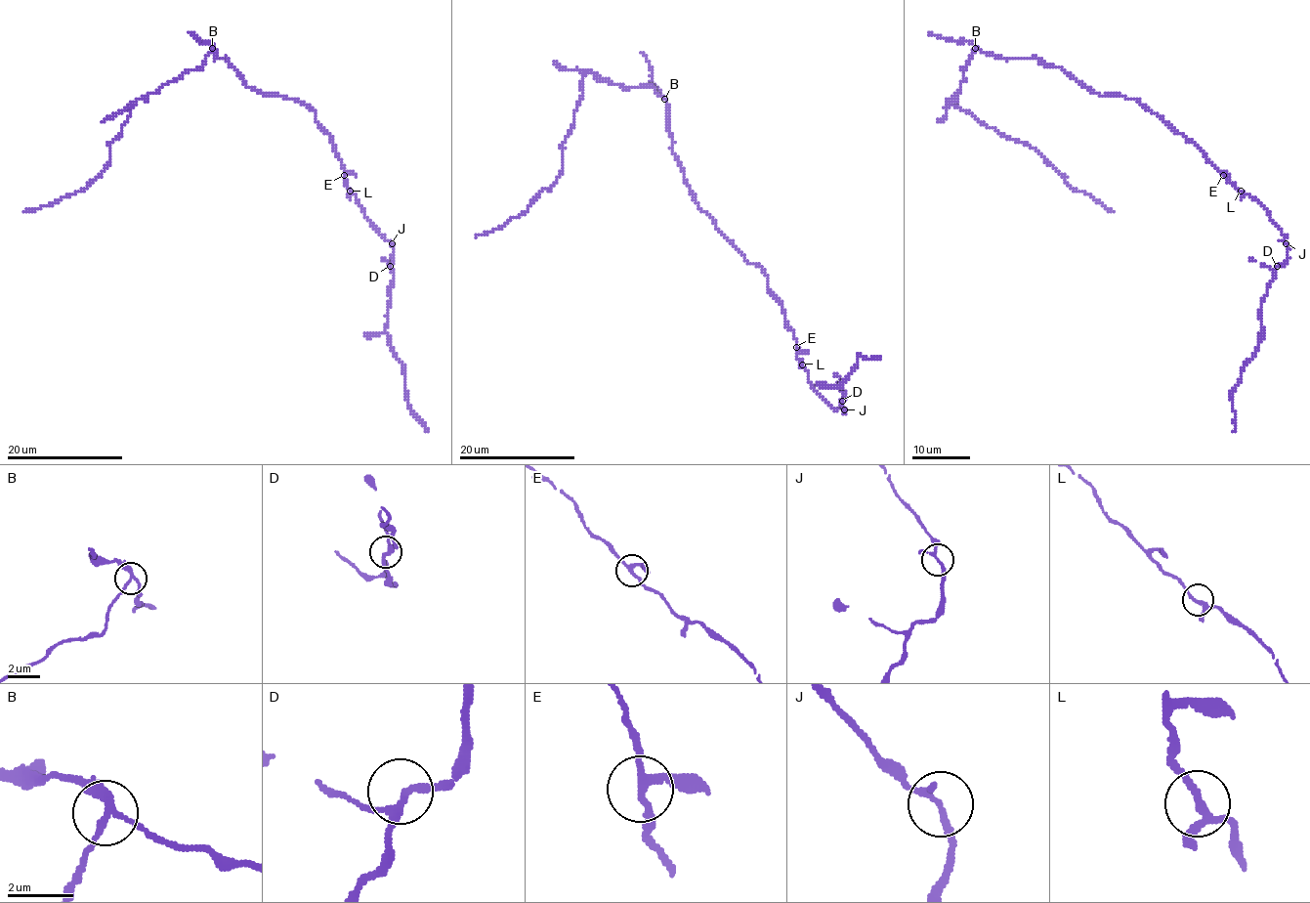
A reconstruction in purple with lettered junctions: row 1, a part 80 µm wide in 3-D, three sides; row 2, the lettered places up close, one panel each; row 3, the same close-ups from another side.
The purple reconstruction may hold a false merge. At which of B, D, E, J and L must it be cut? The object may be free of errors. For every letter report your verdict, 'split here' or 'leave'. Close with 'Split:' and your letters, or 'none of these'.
B: split here
D: leave
E: leave
J: leave
L: leave
Split: B

